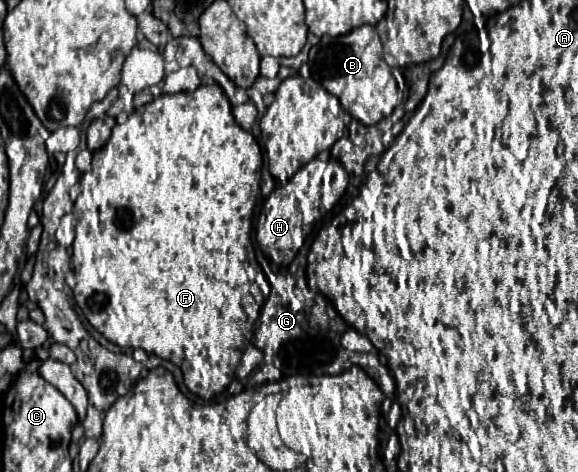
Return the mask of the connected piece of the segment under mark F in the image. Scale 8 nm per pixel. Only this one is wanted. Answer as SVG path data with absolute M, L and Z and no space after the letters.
M201 84L195 92L161 94L153 102L145 104L141 110L127 116L125 122L115 124L109 142L93 152L91 172L83 174L79 180L81 194L74 202L72 214L77 220L73 242L73 272L77 286L73 296L83 310L89 324L99 330L109 342L121 348L143 348L147 354L155 354L163 360L171 360L183 370L185 386L203 400L211 400L221 394L235 378L241 354L245 346L251 344L253 327L262 304L268 298L271 285L256 261L253 240L253 209L260 193L261 148L251 132L237 126L229 98L219 84Z

